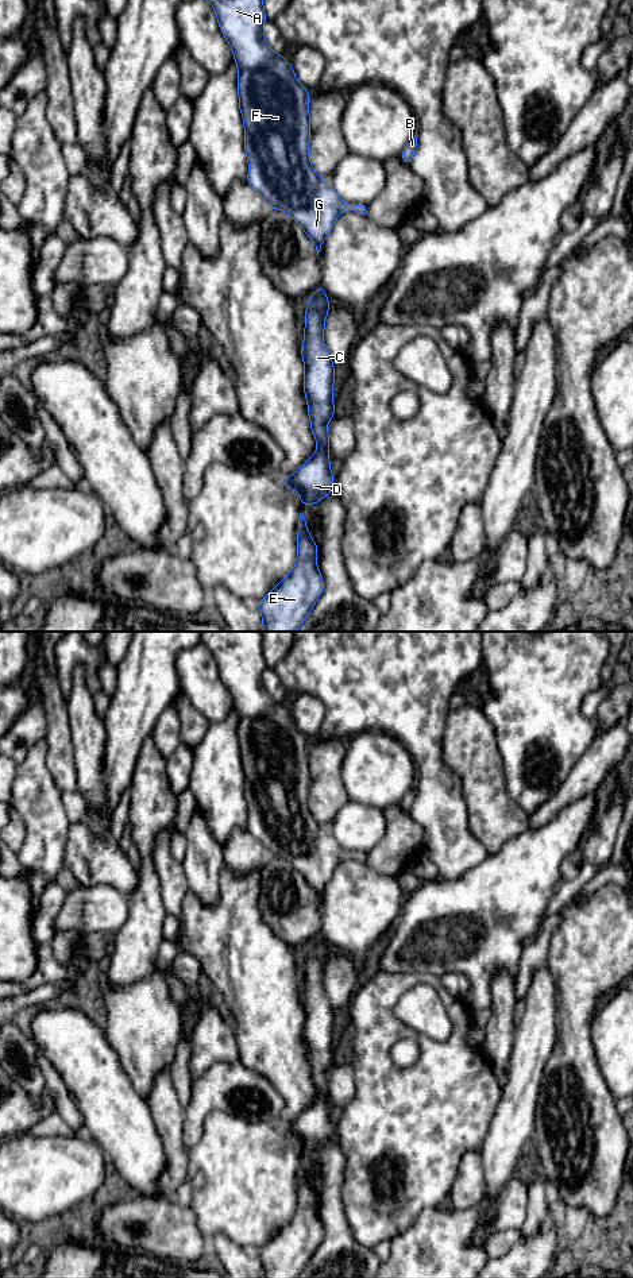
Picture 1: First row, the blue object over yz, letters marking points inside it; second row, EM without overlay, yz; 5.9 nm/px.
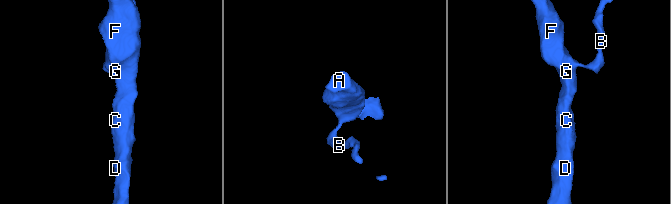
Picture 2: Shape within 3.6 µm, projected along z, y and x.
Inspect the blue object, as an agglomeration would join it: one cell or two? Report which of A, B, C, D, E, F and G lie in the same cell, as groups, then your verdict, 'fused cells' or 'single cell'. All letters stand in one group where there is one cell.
groups A B C D E F G; single cell

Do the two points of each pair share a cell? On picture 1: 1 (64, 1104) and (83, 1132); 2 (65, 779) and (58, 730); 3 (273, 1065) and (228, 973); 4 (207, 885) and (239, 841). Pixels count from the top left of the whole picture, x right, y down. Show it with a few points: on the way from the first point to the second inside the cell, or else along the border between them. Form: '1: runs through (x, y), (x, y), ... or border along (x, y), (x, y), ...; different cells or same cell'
1: border along (84, 1123), (74, 1131); different cells
2: runs through (62, 767), (58, 742); same cell
3: runs through (271, 1042), (270, 1016), (251, 996); same cell
4: border along (222, 848), (224, 865); different cells

